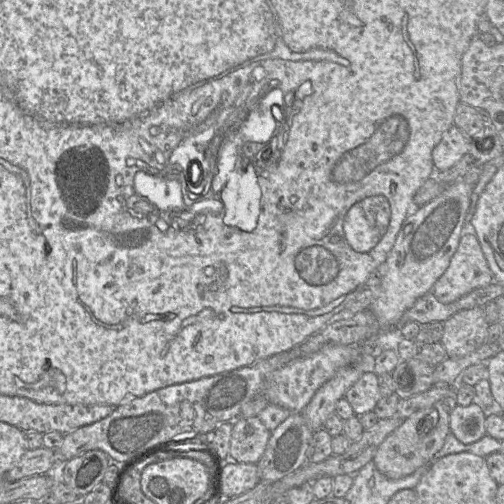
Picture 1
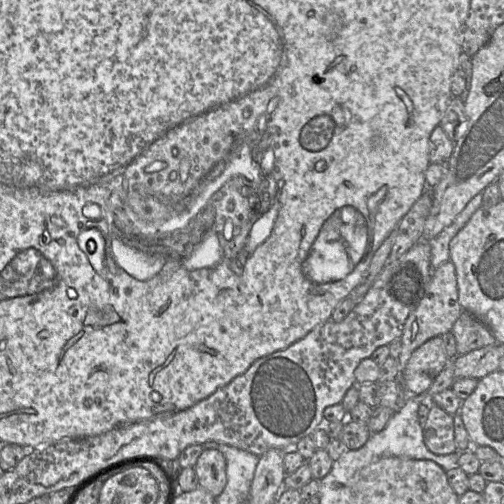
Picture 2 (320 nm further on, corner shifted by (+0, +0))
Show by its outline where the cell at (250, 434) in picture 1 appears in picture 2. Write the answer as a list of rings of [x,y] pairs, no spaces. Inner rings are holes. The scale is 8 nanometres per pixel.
[[[217,449],[204,450],[194,466],[199,487],[213,497],[220,495],[227,483],[225,456]]]

